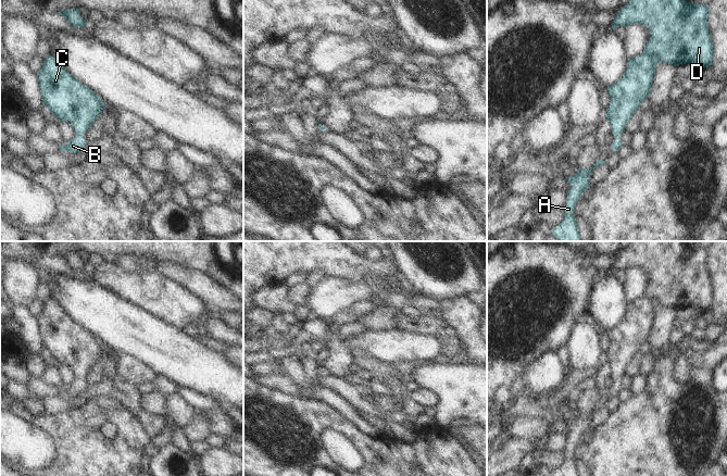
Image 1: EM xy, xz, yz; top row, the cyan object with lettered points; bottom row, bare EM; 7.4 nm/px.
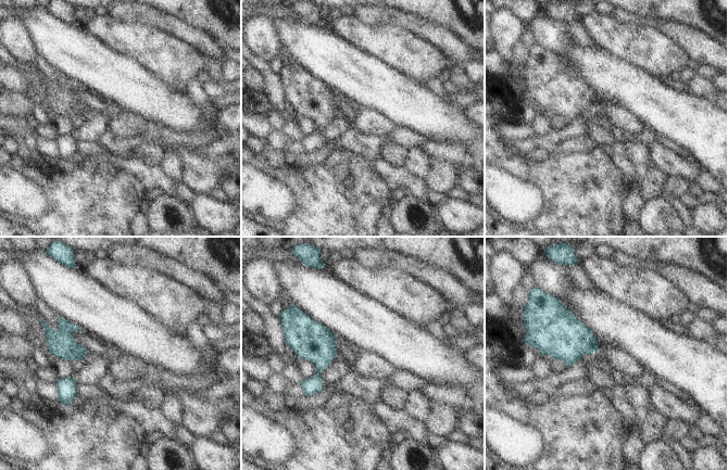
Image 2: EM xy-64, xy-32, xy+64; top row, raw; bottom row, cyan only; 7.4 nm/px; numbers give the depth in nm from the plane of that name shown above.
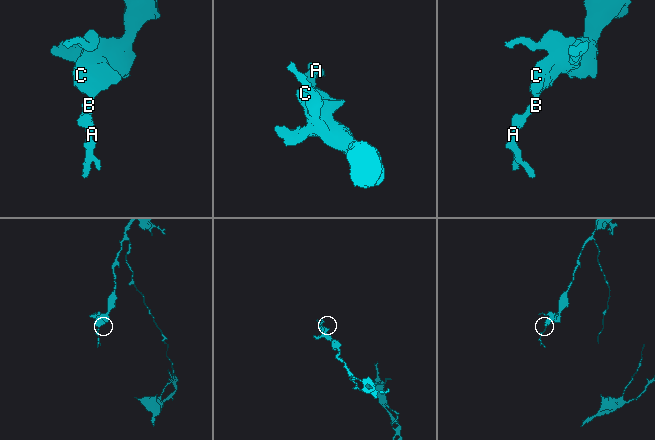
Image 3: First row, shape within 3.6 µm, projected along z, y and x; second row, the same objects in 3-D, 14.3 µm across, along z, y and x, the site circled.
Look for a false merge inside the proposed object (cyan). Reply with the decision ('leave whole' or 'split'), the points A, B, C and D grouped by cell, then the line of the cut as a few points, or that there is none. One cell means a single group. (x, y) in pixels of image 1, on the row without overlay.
leave whole; groups A B C D; cut none

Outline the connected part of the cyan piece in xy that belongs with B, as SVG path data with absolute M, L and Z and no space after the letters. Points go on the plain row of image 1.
M51 299L43 304L37 323L42 347L58 363L71 367L76 378L65 389L61 388L60 393L72 397L82 394L87 387L83 378L102 359L104 346Z

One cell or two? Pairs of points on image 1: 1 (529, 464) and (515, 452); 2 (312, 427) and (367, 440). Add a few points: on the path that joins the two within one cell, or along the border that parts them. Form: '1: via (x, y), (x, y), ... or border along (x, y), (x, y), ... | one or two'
1: border along (536, 454), (527, 453), (519, 464) | two
2: via (326, 423), (338, 423), (353, 434) | one

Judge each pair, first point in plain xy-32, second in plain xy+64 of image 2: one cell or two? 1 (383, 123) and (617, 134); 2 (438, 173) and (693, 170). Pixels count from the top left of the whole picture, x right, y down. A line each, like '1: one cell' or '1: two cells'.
1: two cells
2: two cells

